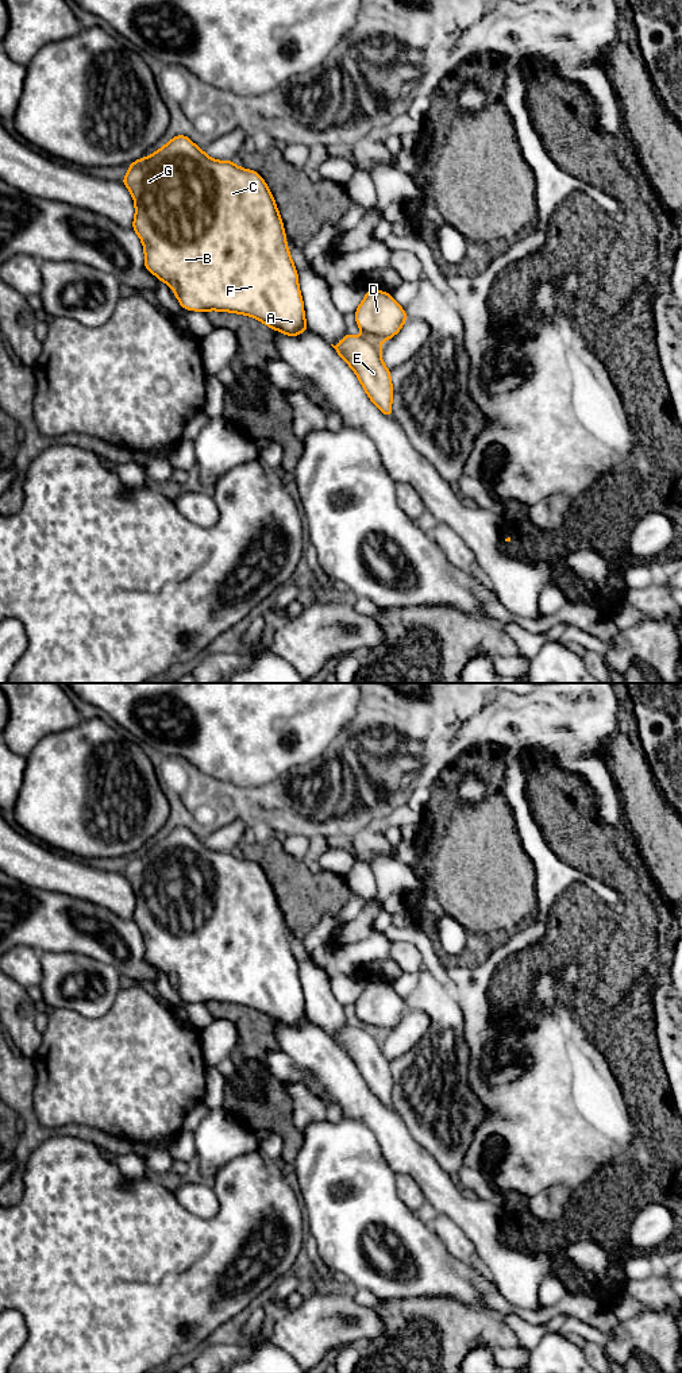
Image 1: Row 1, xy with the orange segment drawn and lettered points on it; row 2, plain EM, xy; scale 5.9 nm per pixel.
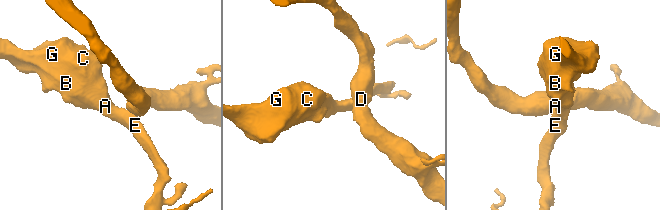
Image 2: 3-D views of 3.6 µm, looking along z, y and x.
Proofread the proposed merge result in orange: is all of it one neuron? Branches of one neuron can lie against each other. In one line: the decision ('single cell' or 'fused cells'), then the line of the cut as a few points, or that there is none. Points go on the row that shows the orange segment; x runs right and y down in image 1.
fused cells; cut xy (366, 335), (378, 343)

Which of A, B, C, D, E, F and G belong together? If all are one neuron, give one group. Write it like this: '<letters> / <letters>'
A B C E F G / D

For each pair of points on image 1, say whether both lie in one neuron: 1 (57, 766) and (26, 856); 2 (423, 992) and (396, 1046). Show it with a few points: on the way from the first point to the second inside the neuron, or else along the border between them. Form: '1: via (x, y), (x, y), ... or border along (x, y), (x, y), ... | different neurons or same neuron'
1: border along (24, 832), (60, 852) | different neurons
2: border along (408, 1009), (423, 1011), (430, 1021), (417, 1041) | different neurons

